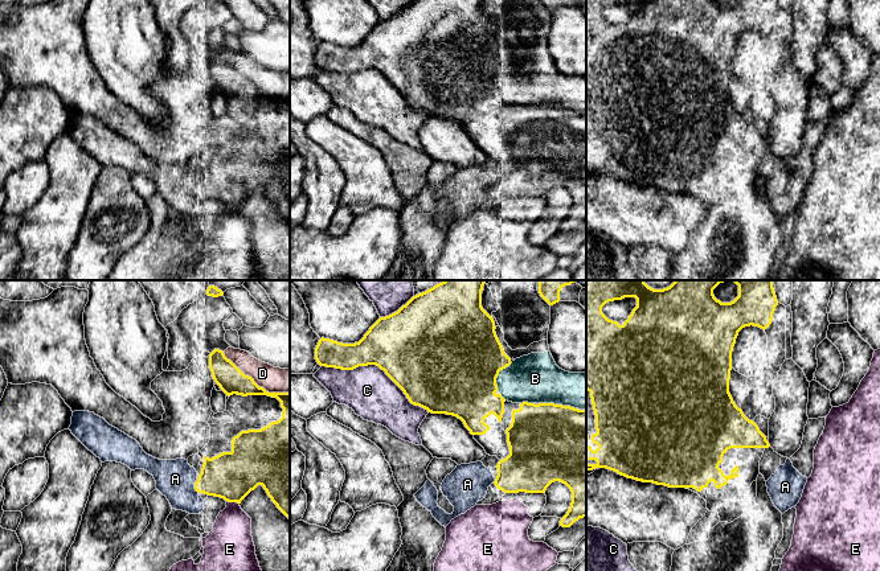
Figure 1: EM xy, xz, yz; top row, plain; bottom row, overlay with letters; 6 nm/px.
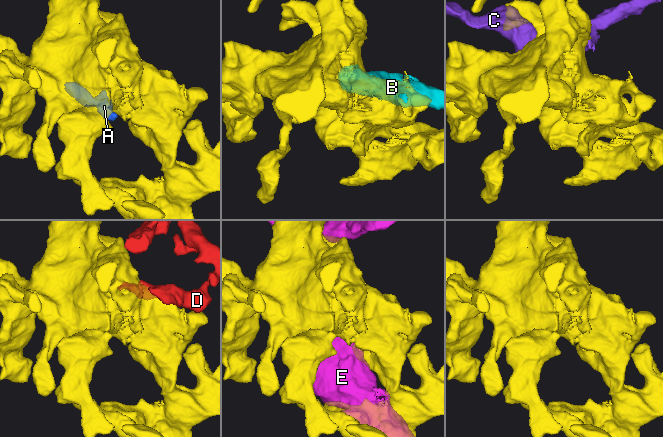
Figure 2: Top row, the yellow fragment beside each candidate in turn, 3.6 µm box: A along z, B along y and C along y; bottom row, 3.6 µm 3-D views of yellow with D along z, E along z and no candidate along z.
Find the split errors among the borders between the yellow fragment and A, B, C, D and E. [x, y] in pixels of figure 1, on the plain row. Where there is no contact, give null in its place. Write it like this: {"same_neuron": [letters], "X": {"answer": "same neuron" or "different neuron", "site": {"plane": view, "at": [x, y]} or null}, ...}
{"same_neuron": ["A"], "A": {"answer": "same neuron", "site": {"plane": "xy", "at": [195, 190]}}, "B": {"answer": "different neuron", "site": {"plane": "xz", "at": [561, 109]}}, "C": {"answer": "different neuron", "site": {"plane": "xz", "at": [377, 69]}}, "D": {"answer": "different neuron", "site": {"plane": "xy", "at": [254, 86]}}, "E": {"answer": "different neuron", "site": {"plane": "xy", "at": [233, 205]}}}

